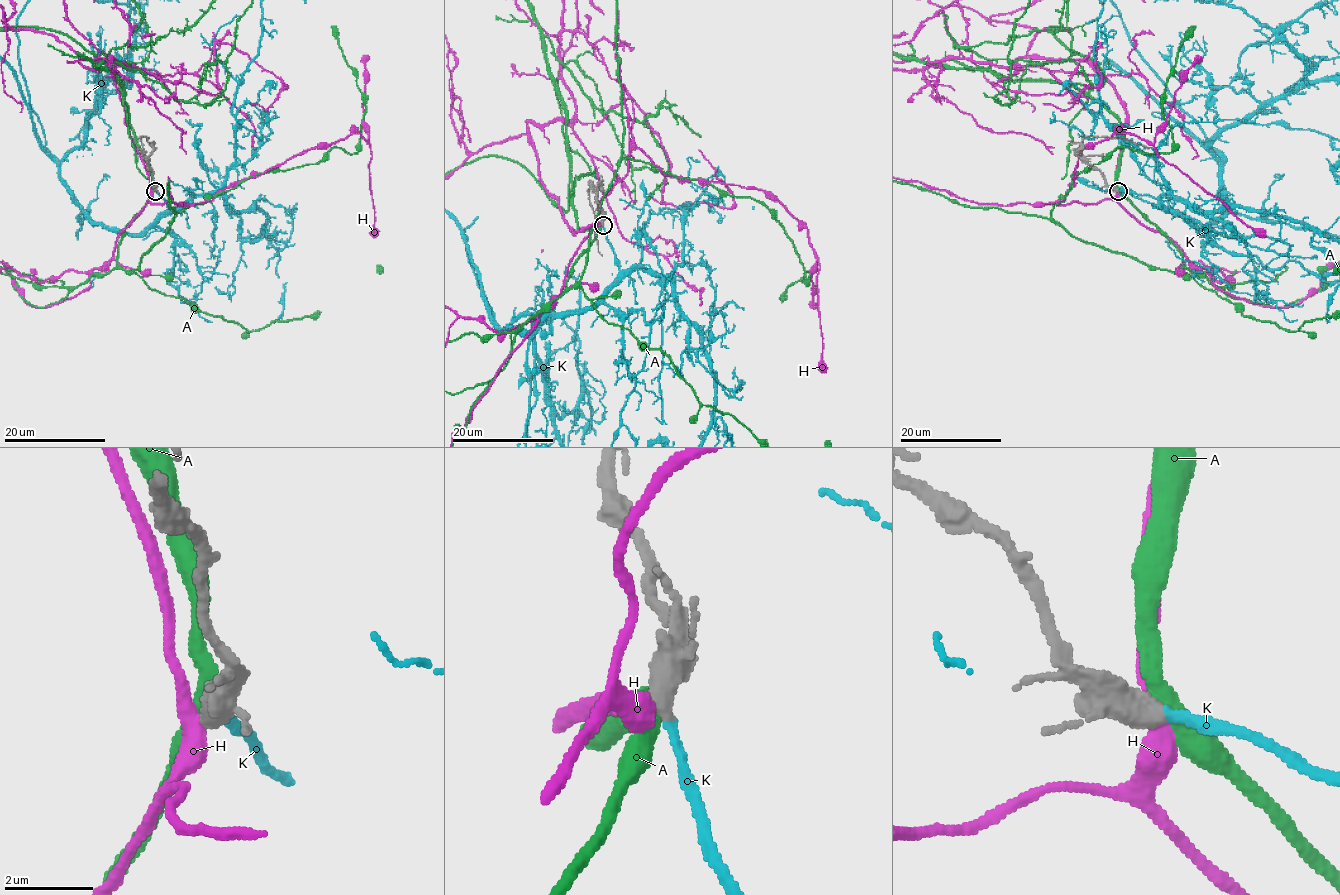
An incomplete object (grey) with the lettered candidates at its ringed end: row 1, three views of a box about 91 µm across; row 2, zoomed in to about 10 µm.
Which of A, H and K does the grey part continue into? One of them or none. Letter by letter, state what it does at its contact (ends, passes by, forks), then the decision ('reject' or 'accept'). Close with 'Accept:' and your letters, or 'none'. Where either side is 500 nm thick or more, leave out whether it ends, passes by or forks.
A: reject
H: reject
K: accept
Accept: K

